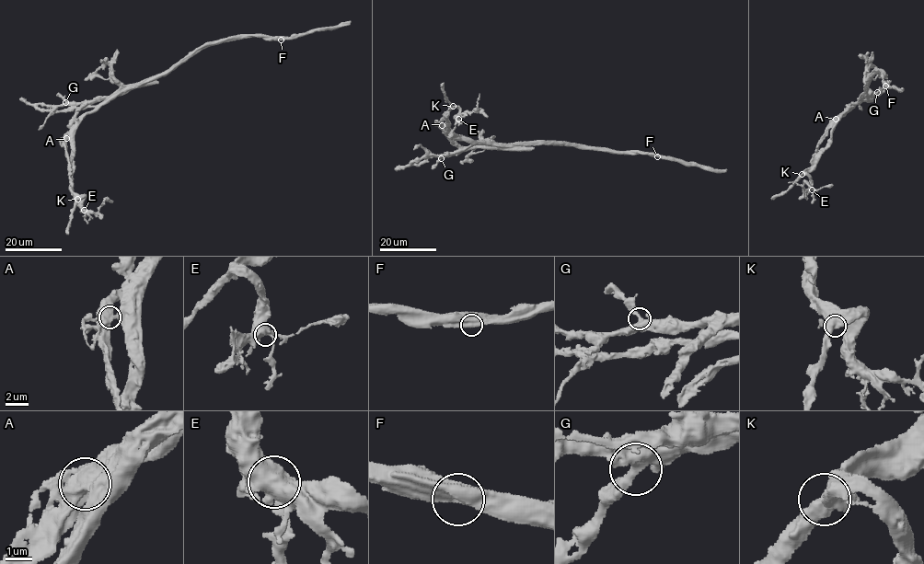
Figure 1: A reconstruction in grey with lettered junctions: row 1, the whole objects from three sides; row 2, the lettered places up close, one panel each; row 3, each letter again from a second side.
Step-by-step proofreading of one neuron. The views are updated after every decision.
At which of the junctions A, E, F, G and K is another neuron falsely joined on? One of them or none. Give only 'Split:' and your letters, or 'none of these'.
Split: A

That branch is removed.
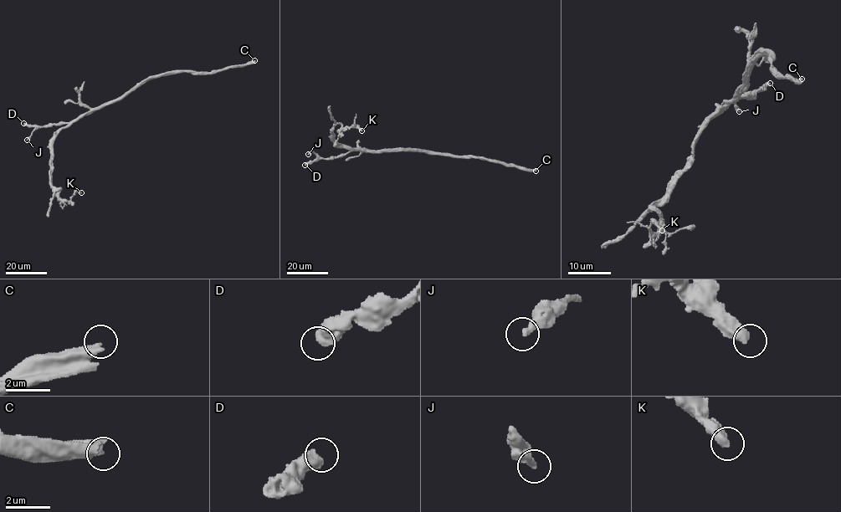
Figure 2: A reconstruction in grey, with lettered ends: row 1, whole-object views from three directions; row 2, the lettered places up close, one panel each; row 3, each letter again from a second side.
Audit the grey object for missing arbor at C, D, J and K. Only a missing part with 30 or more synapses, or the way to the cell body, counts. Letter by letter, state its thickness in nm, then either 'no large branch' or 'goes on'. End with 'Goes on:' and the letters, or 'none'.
C: 480 nm | goes on
D: 600 nm | no large branch
J: 300 nm | no large branch
K: 480 nm | no large branch
Goes on: C

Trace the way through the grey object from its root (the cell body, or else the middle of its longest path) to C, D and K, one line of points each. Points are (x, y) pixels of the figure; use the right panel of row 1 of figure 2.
C: (745, 77), (750, 63), (764, 53), (773, 57), (771, 69), (782, 78), (797, 83), (802, 79)
D: (745, 77), (738, 94), (742, 97), (753, 95), (754, 90), (770, 83)
K: (745, 77), (740, 93), (703, 129), (691, 165), (651, 205), (660, 227), (650, 238), (653, 222), (662, 230)

